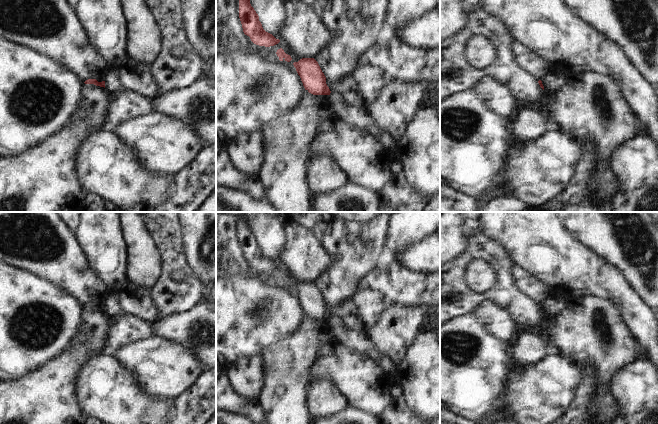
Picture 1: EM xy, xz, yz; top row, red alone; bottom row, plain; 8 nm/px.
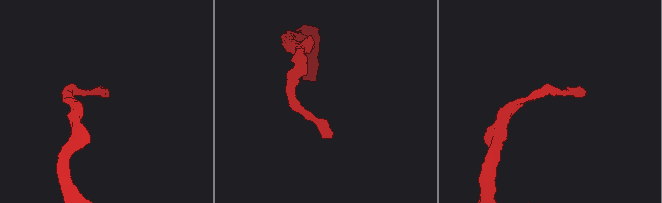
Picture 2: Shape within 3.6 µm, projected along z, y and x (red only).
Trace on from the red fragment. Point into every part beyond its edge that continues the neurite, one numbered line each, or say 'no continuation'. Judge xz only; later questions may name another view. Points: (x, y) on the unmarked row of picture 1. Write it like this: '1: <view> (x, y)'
no continuation.

